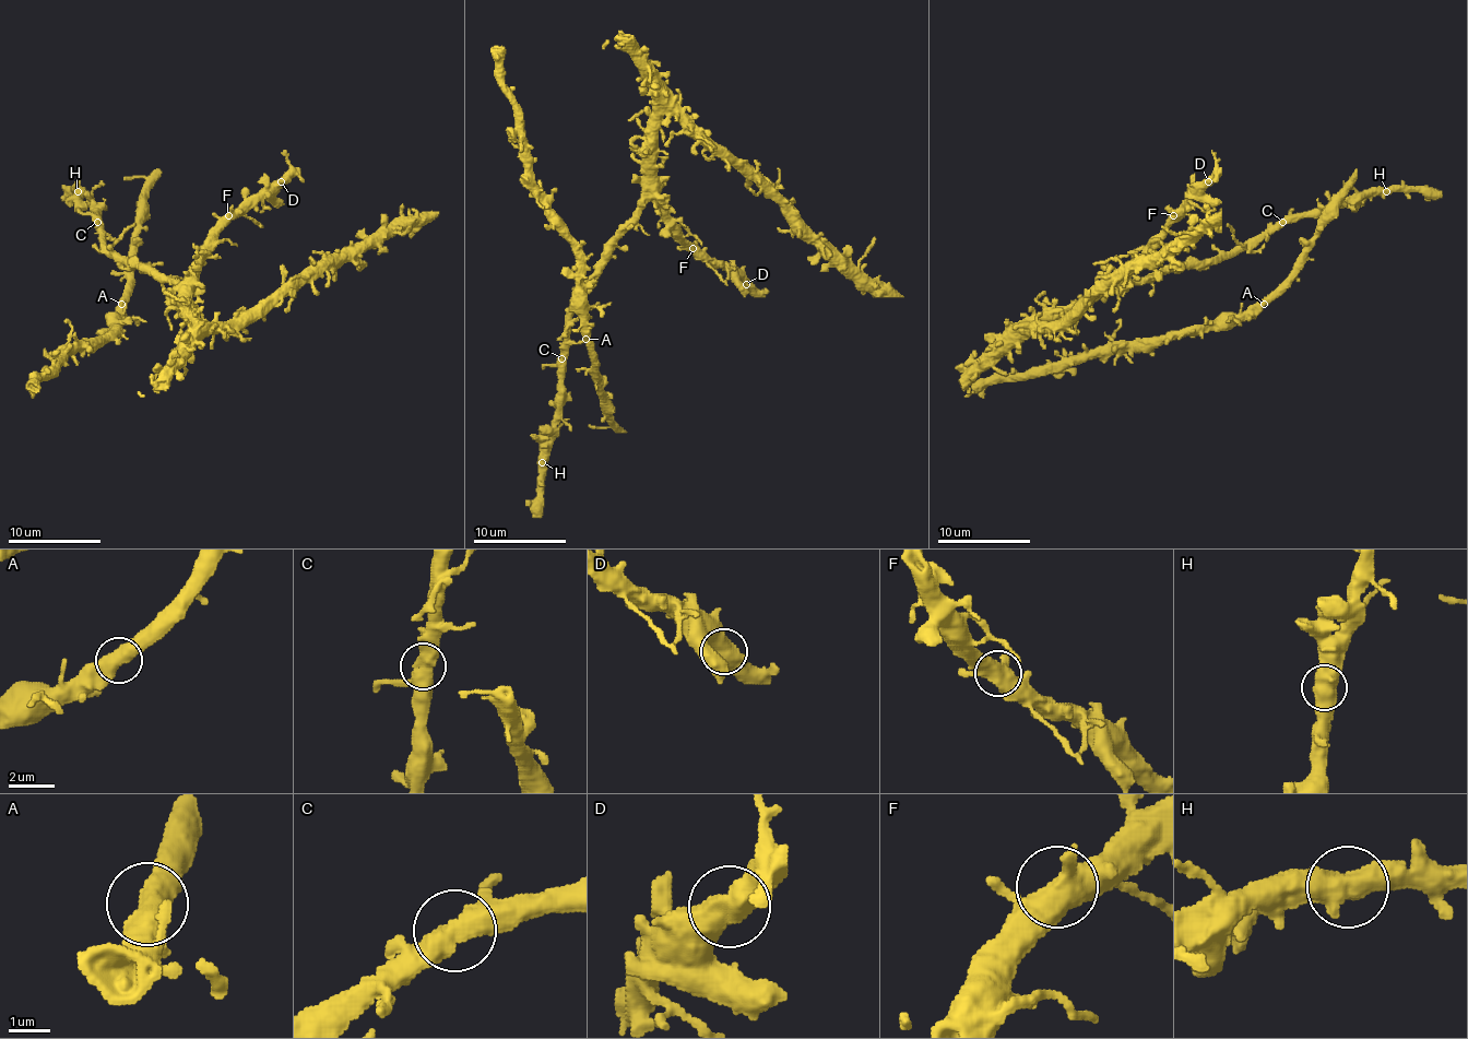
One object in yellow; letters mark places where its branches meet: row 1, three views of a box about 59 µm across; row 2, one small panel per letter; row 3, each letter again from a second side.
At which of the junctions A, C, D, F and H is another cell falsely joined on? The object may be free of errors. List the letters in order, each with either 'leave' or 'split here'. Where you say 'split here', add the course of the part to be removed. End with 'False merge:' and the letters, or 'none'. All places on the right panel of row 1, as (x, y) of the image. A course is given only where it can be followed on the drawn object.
A: leave
C: leave
D: leave
F: leave
H: leave
False merge: none

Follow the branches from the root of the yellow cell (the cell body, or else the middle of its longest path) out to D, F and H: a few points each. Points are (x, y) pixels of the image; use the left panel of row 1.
D: (95, 220), (99, 240), (111, 252), (186, 283), (189, 271), (216, 236), (272, 185), (282, 182)
F: (95, 220), (99, 240), (111, 252), (186, 283), (200, 248), (228, 215)
H: (95, 220), (93, 210), (77, 191)

